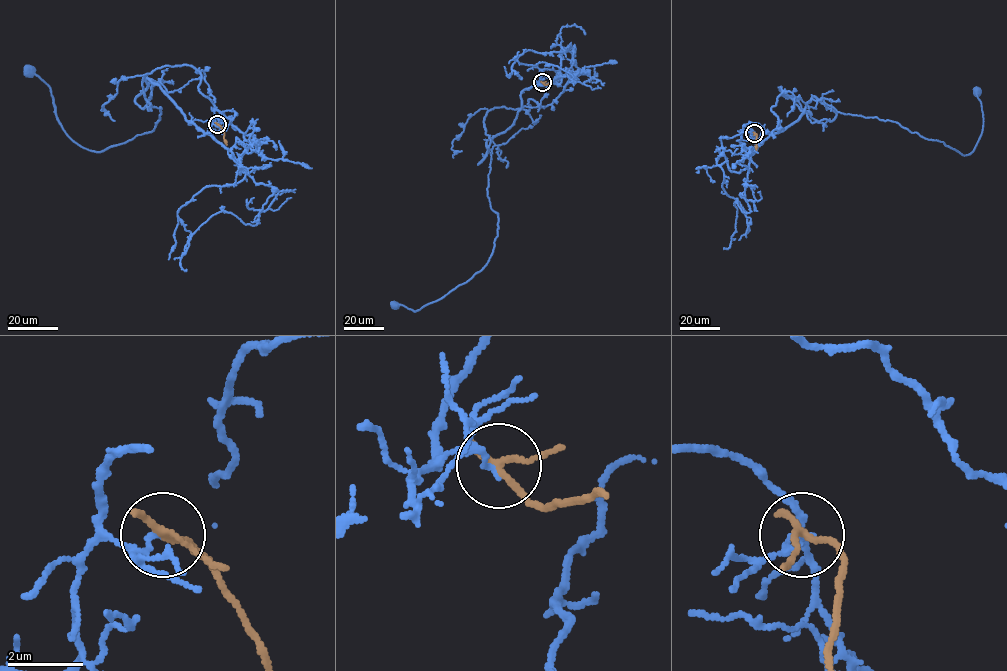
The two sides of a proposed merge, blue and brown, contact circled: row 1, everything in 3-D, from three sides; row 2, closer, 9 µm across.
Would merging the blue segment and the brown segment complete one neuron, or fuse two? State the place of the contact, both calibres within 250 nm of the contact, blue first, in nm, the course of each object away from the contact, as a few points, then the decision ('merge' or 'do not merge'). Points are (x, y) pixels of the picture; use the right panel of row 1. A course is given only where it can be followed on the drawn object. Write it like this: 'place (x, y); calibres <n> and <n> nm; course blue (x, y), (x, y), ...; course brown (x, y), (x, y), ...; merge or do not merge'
place (754, 133); calibres 110 and 180 nm; course blue (755, 133), (757, 141), (782, 131), (819, 99), (964, 155), (981, 135), (977, 93); course brown (755, 133), (756, 150); do not merge

